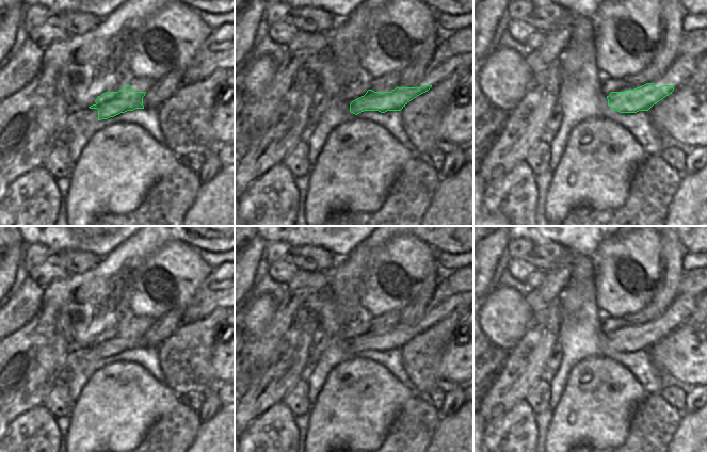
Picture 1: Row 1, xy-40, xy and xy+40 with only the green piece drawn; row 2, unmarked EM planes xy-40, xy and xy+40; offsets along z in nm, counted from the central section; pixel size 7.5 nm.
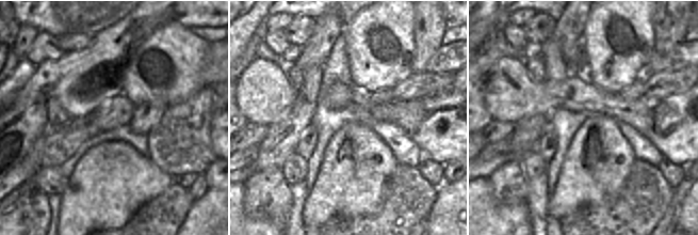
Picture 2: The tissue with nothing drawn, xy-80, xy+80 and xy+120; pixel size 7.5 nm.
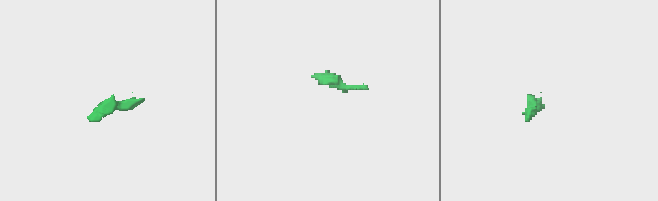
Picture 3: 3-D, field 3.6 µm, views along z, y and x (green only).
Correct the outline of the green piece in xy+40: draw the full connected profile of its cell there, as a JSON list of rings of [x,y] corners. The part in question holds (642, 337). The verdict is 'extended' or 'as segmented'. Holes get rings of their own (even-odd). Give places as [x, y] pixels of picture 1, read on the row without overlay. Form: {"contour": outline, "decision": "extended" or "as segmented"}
{"contour": [[[646,322],[634,328],[624,330],[611,330],[608,344],[620,352],[637,352],[648,350],[654,343],[672,333],[673,324],[656,326],[654,322]]], "decision": "as segmented"}

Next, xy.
{"contour": [[[432,324],[421,326],[396,326],[391,330],[374,330],[368,328],[367,332],[350,342],[350,351],[357,354],[364,350],[401,350],[411,339],[428,330]]], "decision": "as segmented"}

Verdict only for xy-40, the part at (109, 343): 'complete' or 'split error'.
split error

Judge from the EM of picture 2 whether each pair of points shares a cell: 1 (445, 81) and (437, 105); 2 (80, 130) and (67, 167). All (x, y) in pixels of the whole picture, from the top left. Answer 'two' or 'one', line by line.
1: two
2: two

